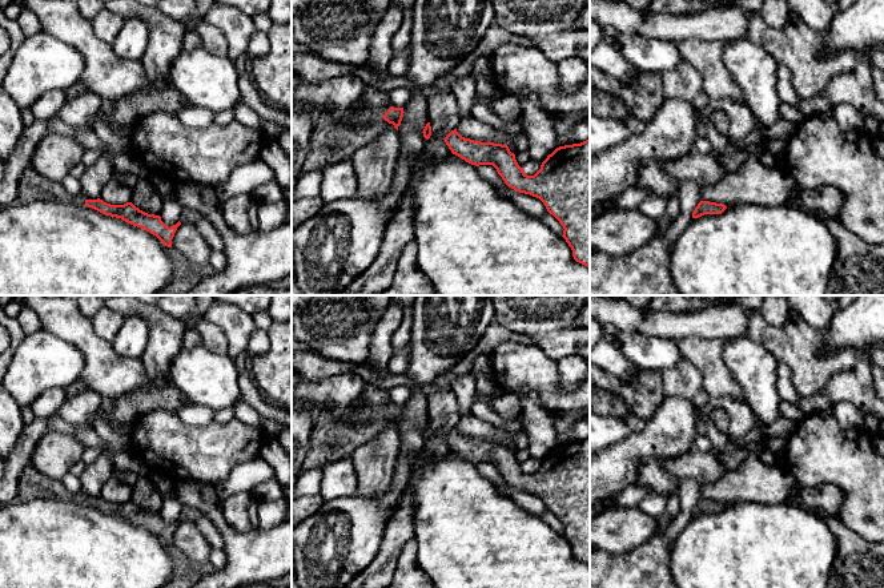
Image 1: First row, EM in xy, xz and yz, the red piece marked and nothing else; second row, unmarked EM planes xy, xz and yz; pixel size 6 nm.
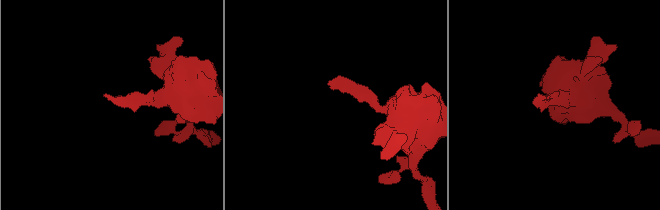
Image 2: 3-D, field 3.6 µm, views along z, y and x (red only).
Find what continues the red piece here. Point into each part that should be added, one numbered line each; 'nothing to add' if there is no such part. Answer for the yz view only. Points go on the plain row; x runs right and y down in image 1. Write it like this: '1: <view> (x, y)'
nothing to add

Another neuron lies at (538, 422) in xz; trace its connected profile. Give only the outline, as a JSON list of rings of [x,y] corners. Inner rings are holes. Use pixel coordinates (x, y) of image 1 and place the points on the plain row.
[[[535,391],[522,392],[519,402],[530,456],[543,460],[556,447],[555,415],[543,407]]]

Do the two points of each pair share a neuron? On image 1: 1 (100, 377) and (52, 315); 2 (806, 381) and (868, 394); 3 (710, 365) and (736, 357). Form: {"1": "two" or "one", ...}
{"1": "one", "2": "two", "3": "two"}

